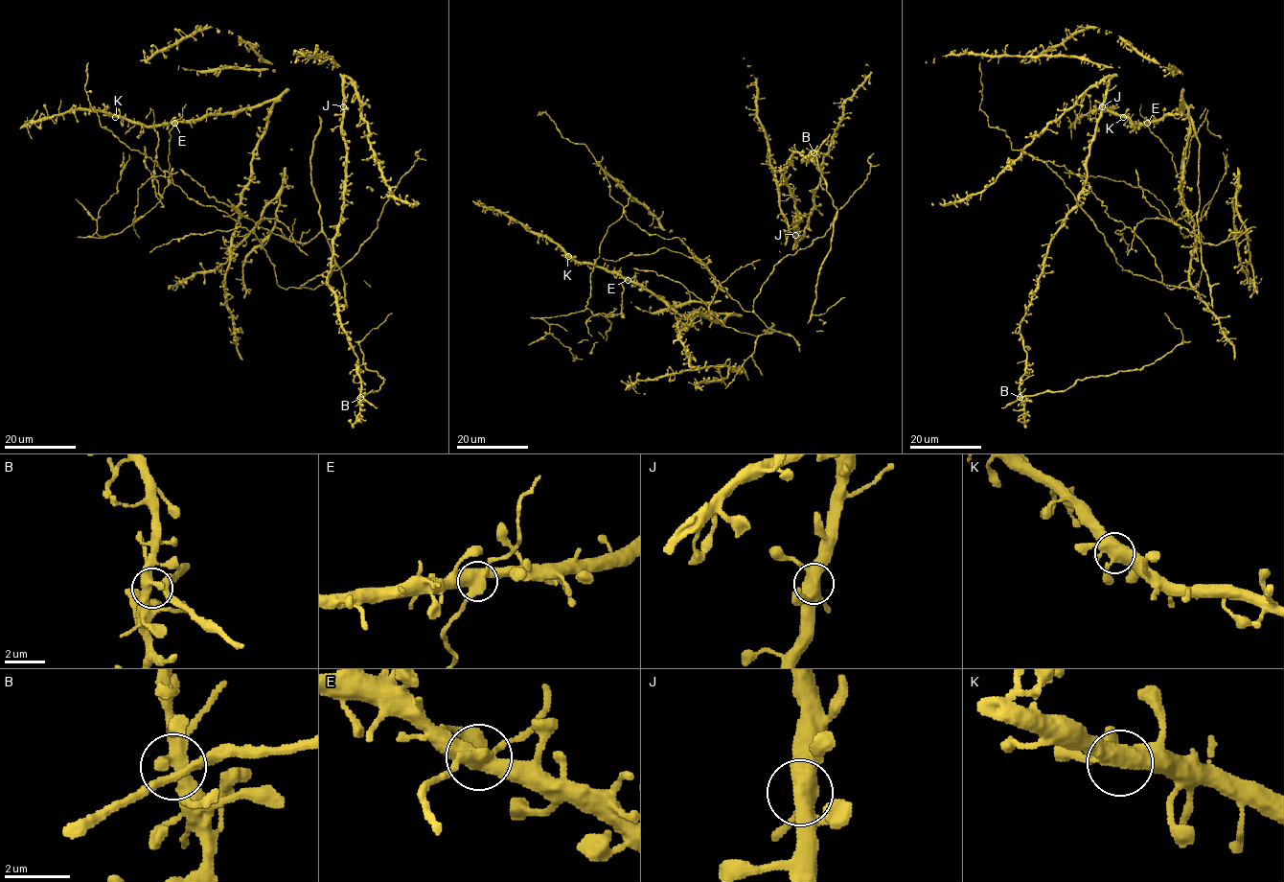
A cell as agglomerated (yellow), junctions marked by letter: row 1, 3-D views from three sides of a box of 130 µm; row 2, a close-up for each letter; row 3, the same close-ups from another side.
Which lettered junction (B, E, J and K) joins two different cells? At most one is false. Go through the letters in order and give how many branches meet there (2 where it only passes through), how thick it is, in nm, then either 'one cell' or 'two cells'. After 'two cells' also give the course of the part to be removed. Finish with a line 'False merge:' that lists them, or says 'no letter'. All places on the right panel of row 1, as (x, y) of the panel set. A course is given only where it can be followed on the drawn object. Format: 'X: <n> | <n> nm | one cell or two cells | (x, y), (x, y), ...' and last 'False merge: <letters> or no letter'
B: 4 | 360 nm | one cell
E: 4 | 500 nm | two cells | (1148, 123), (1173, 155), (1184, 199), (1182, 217), (1176, 221), (1184, 238), (1223, 178), (1223, 151)
J: 4 | 480 nm | one cell
K: 4 | 500 nm | one cell
False merge: E

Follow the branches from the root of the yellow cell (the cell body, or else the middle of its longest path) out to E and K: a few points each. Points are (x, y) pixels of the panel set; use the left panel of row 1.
E: (240, 225), (196, 203), (170, 175), (138, 189), (133, 220), (168, 184), (175, 123)
K: (240, 225), (196, 203), (170, 175), (138, 189), (134, 221), (168, 184), (173, 125), (115, 117)

